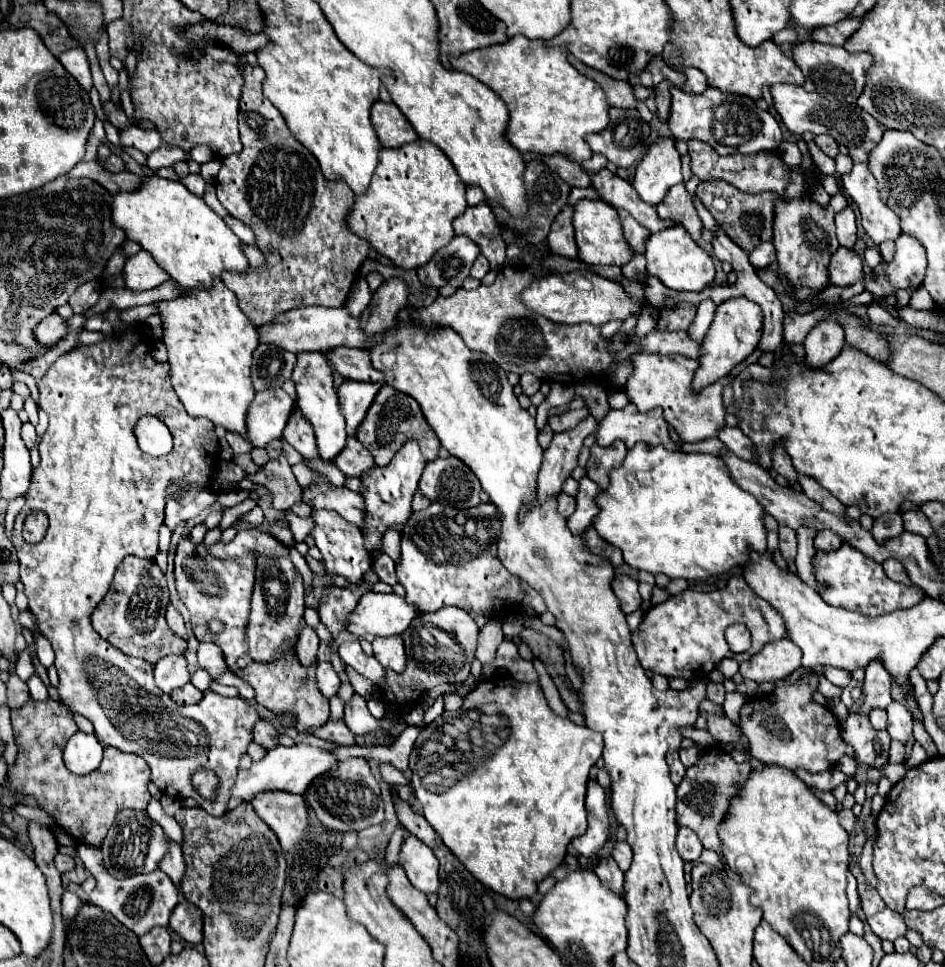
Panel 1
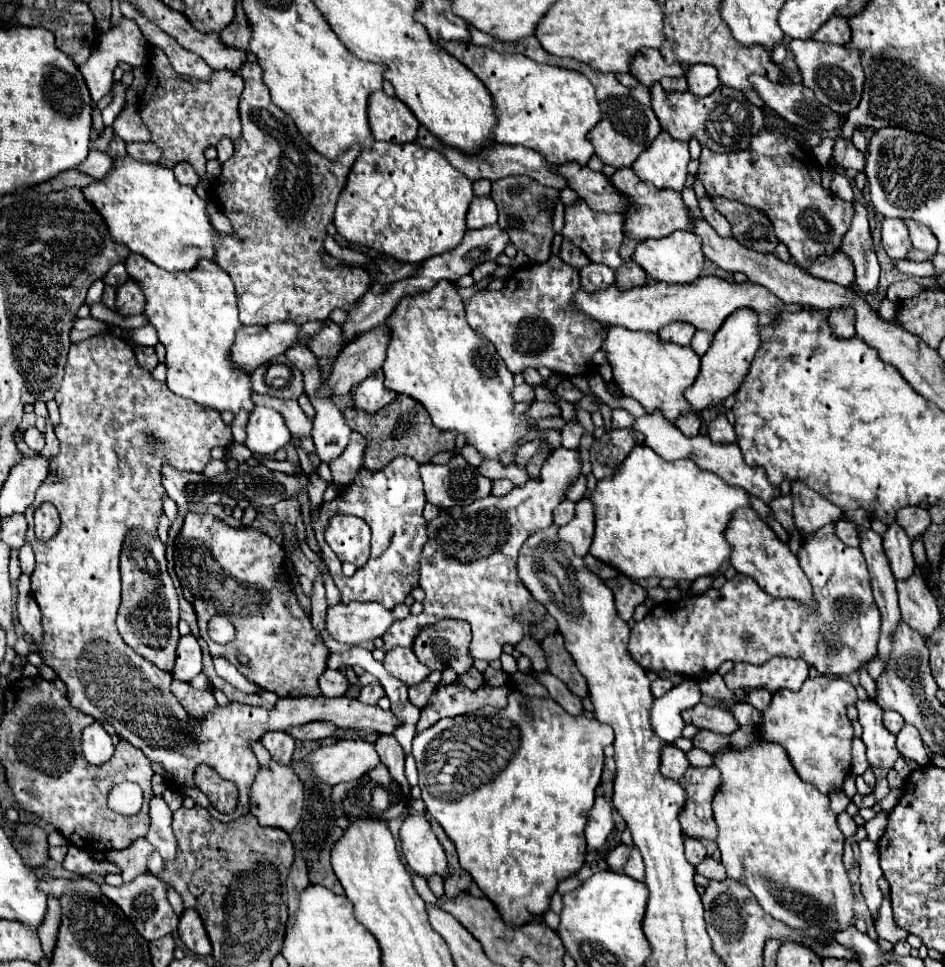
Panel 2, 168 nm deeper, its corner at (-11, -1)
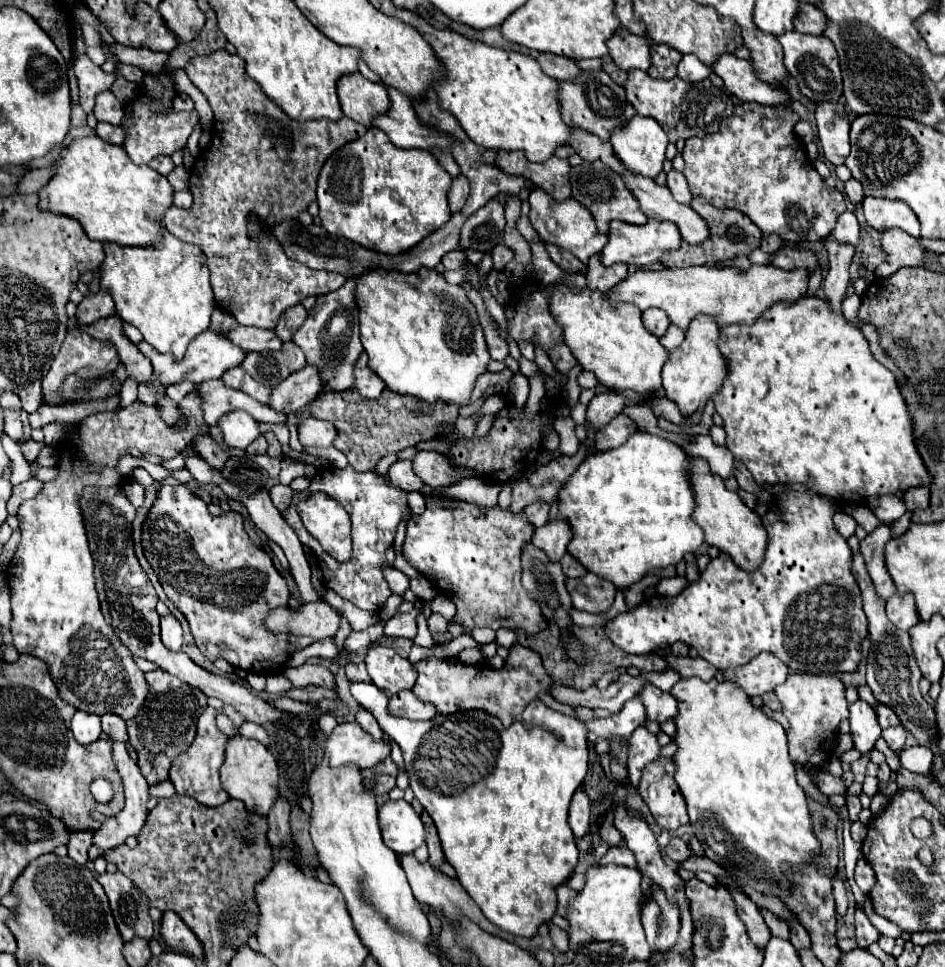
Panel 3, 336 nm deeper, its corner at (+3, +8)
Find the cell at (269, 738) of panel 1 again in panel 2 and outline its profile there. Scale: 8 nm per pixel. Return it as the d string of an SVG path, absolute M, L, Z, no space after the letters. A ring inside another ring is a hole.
M272 731L272 733L266 733L262 735L260 743L270 751L272 759L276 763L282 763L282 765L288 765L292 761L292 753L294 753L294 739L284 733L284 731Z

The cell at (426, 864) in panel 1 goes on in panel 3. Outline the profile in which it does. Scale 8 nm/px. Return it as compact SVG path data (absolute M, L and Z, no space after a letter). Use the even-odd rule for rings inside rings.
M388 800L378 808L378 822L384 844L396 854L410 854L424 844L420 816L406 800Z

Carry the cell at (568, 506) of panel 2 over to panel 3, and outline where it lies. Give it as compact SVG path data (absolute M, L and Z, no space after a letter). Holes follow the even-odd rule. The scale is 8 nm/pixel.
M534 502L530 506L524 508L524 514L526 514L526 520L534 526L534 528L540 528L546 524L546 518L548 518L548 510L550 506L546 502Z

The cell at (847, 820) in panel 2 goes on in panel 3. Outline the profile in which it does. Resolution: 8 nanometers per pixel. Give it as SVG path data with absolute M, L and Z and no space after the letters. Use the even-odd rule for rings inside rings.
M856 910L856 944L862 950L868 950L868 946L872 942L876 942L880 938L878 930L870 924L870 920L866 918L866 914L862 910Z

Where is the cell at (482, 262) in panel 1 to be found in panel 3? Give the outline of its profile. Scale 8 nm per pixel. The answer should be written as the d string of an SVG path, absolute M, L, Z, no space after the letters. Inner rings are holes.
M452 250L452 252L446 252L442 256L442 264L444 264L446 270L460 270L464 260L466 260L466 256L464 256L462 250Z

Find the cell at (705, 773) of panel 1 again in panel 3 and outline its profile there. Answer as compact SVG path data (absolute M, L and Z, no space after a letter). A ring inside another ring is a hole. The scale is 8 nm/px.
M658 758L642 770L638 792L642 786L642 800L648 804L652 816L662 828L678 828L688 824L686 802L674 782L674 764L670 758Z

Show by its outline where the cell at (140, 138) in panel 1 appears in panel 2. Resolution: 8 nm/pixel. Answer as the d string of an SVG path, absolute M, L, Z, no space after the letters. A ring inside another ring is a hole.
M136 105L124 107L120 111L120 115L116 117L112 127L114 127L116 135L120 135L120 139L124 139L126 143L132 143L132 141L142 141L142 143L152 141L152 135L148 131L148 127L142 123Z

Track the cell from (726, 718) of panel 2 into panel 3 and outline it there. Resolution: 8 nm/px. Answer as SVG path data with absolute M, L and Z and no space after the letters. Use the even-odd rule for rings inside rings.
M646 682L646 686L642 686L642 690L638 692L638 698L642 700L642 704L646 708L648 720L664 722L668 718L674 718L674 714L678 712L678 700L674 696L670 696L668 692L658 690L650 682Z

